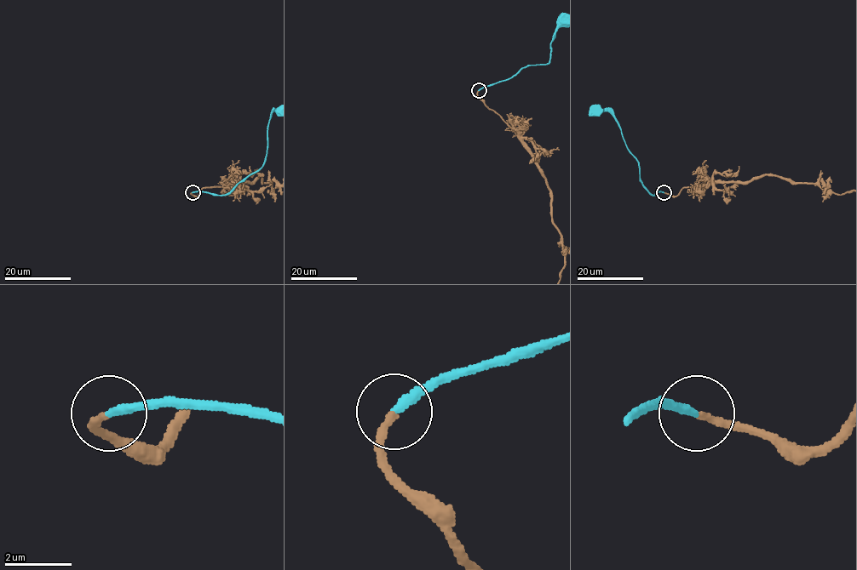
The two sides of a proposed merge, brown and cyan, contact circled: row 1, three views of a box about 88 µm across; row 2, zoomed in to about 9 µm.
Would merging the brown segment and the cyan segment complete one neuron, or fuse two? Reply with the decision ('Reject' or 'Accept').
Accept

